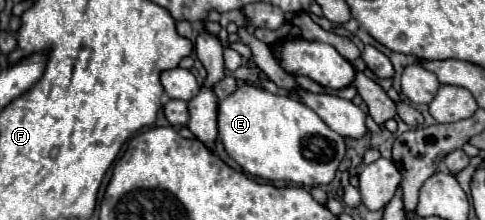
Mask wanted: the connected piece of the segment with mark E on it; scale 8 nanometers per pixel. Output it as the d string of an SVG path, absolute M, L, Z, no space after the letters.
M242 81L236 93L220 101L218 137L244 173L264 181L286 181L306 187L328 185L346 155L344 139L302 101L286 93L272 95Z

